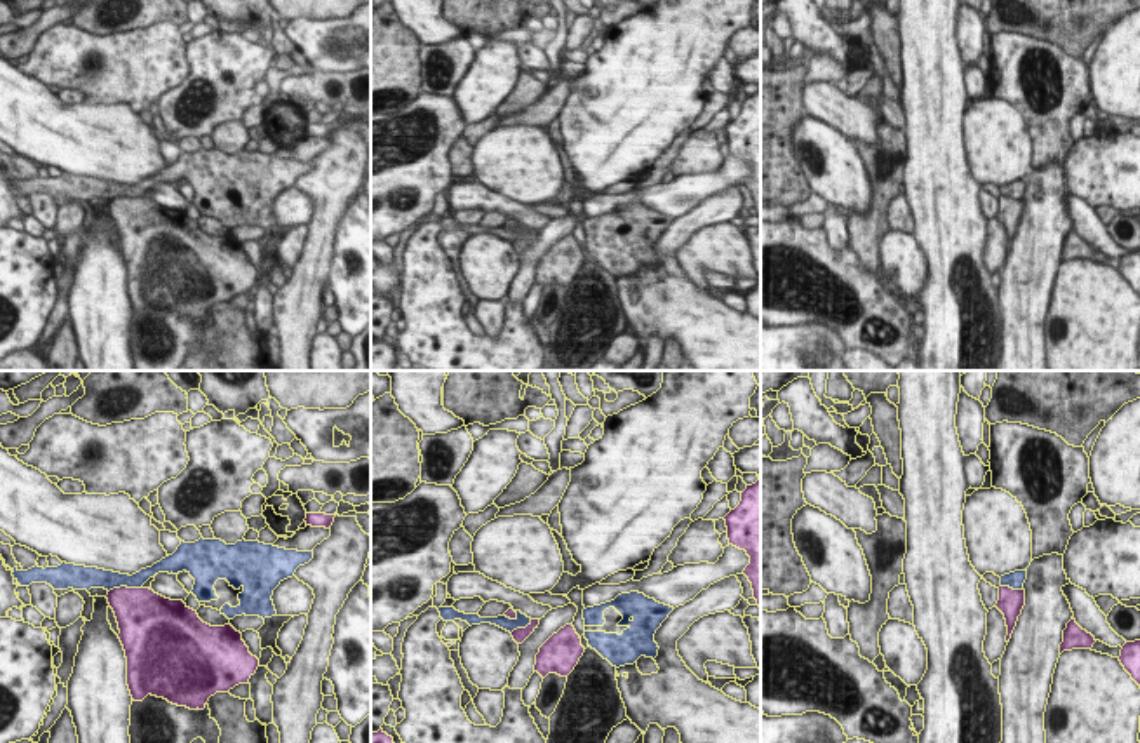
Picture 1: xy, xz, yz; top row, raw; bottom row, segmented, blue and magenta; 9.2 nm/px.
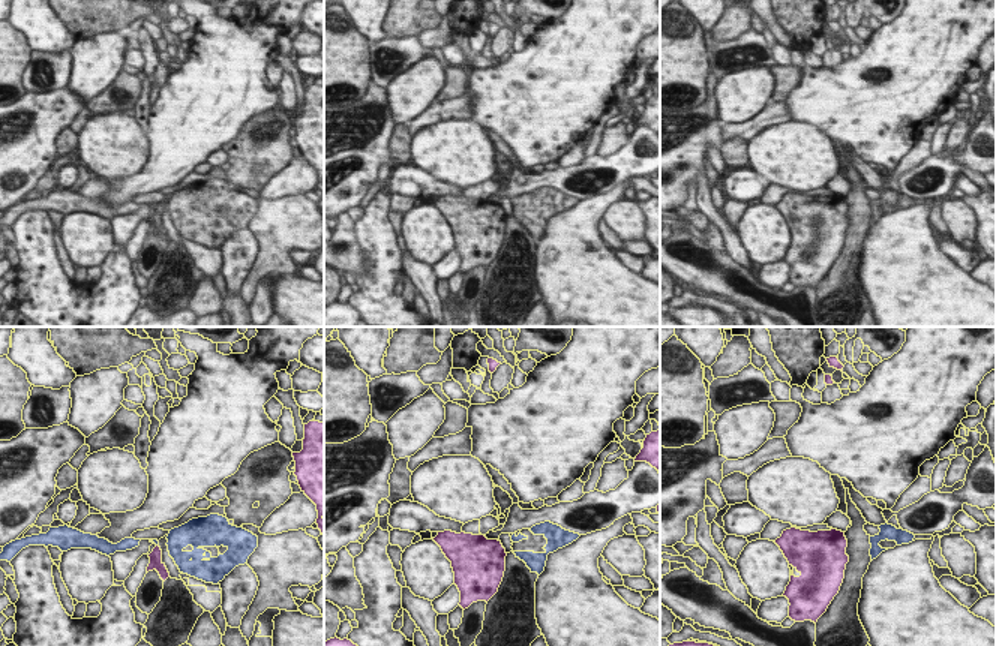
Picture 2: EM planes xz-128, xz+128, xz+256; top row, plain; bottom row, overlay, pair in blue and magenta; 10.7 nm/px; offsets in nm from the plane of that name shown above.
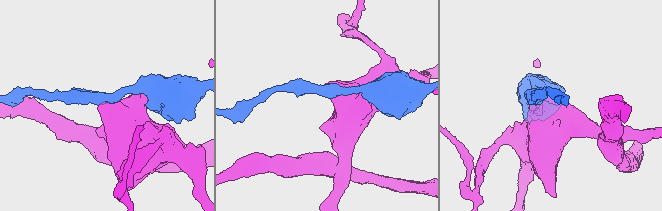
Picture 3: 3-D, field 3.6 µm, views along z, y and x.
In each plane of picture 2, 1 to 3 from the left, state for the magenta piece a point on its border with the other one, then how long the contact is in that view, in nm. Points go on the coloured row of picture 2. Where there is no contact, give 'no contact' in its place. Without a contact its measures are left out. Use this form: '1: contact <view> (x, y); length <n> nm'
1: no contact
2: no contact
3: no contact

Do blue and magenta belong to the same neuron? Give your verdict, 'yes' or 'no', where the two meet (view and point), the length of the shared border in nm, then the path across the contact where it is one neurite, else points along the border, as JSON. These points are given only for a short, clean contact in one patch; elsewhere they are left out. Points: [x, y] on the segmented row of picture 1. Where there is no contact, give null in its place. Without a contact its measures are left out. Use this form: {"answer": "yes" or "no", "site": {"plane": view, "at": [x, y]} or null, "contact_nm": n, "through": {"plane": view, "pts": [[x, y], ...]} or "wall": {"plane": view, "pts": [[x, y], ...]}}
{"answer": "no", "site": {"plane": "xy", "at": [124, 585]}, "contact_nm": 300, "wall": {"plane": "xy", "pts": [[140, 587], [114, 587], [108, 592]]}}

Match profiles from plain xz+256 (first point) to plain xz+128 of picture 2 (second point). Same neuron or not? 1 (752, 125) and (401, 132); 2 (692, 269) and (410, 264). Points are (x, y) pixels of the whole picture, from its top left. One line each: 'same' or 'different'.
1: different
2: different

